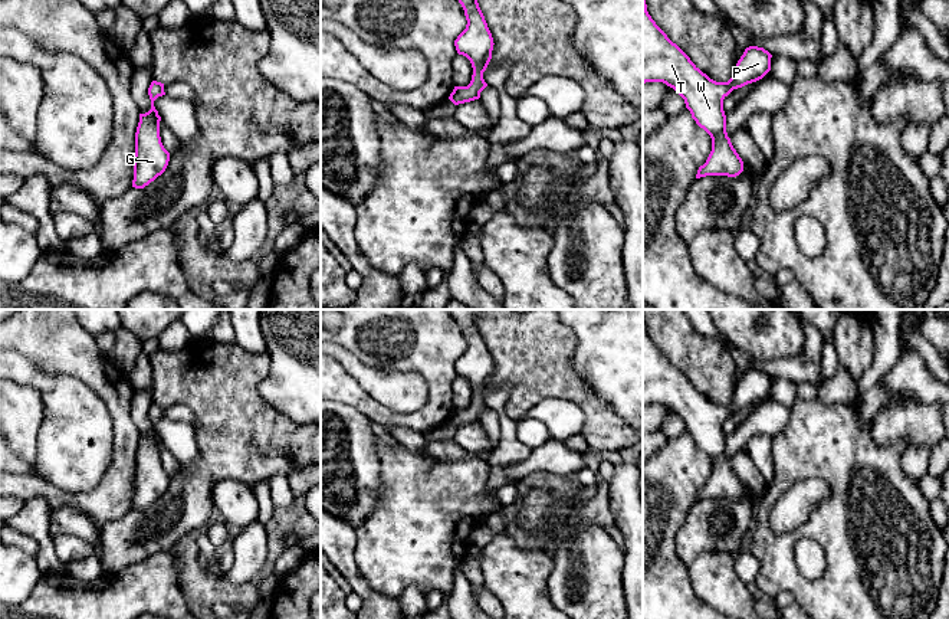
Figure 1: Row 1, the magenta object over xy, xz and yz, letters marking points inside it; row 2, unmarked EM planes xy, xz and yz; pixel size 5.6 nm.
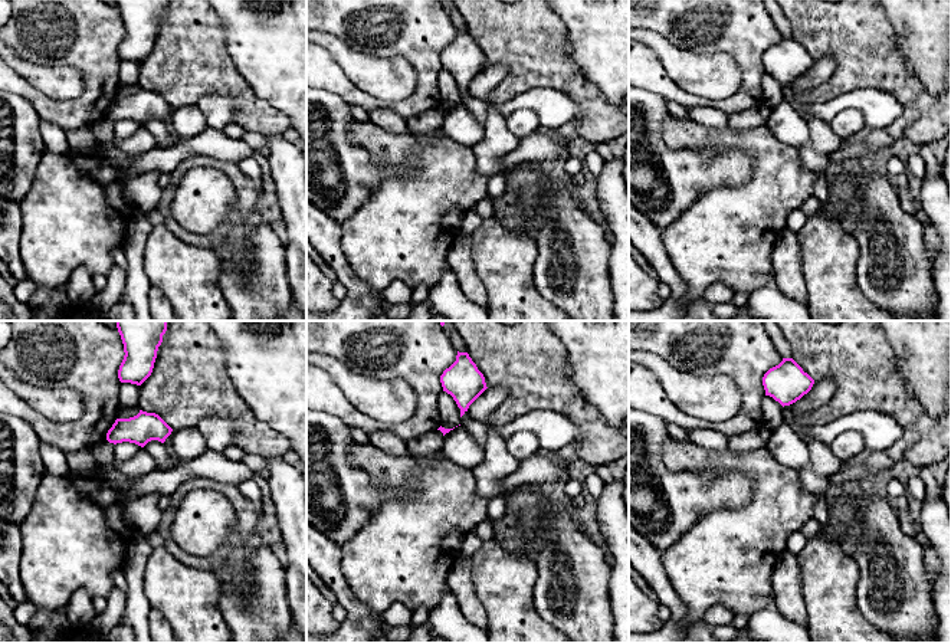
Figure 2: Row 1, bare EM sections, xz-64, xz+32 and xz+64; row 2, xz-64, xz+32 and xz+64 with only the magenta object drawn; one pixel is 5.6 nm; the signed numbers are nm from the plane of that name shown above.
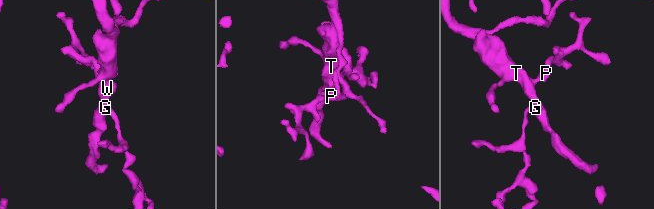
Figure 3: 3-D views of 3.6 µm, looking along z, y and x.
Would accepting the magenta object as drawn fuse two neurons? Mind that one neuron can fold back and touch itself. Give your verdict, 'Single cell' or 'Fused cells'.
Single cell

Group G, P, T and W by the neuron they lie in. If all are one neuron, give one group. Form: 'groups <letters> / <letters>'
groups G P T W

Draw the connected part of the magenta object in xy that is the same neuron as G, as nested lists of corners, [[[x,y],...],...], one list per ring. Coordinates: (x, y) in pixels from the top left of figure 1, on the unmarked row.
[[[152,403],[148,410],[151,432],[139,436],[135,455],[134,502],[132,510],[144,511],[161,498],[170,484],[170,475],[164,471],[160,459],[161,439],[154,429],[158,419],[165,417],[164,406]]]

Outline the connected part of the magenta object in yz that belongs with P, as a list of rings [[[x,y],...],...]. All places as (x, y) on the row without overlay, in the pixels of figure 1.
[[[643,318],[643,406],[663,405],[673,410],[684,422],[696,446],[712,461],[712,474],[699,489],[696,501],[736,500],[743,494],[743,484],[726,455],[723,422],[733,412],[762,402],[771,393],[771,380],[764,370],[749,369],[738,383],[732,400],[716,405],[656,347]]]

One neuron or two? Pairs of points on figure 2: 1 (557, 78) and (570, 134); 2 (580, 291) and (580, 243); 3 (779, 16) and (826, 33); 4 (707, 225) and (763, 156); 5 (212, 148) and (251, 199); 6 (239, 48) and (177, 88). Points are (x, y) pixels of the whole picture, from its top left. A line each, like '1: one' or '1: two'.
1: two
2: one
3: two
4: one
5: two
6: two

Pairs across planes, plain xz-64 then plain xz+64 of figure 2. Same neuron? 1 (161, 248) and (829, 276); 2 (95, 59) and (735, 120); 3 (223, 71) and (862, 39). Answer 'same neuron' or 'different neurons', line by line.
1: same neuron
2: different neurons
3: same neuron

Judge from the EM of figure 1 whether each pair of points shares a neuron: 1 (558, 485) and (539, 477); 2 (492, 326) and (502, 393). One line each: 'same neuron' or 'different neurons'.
1: same neuron
2: different neurons

